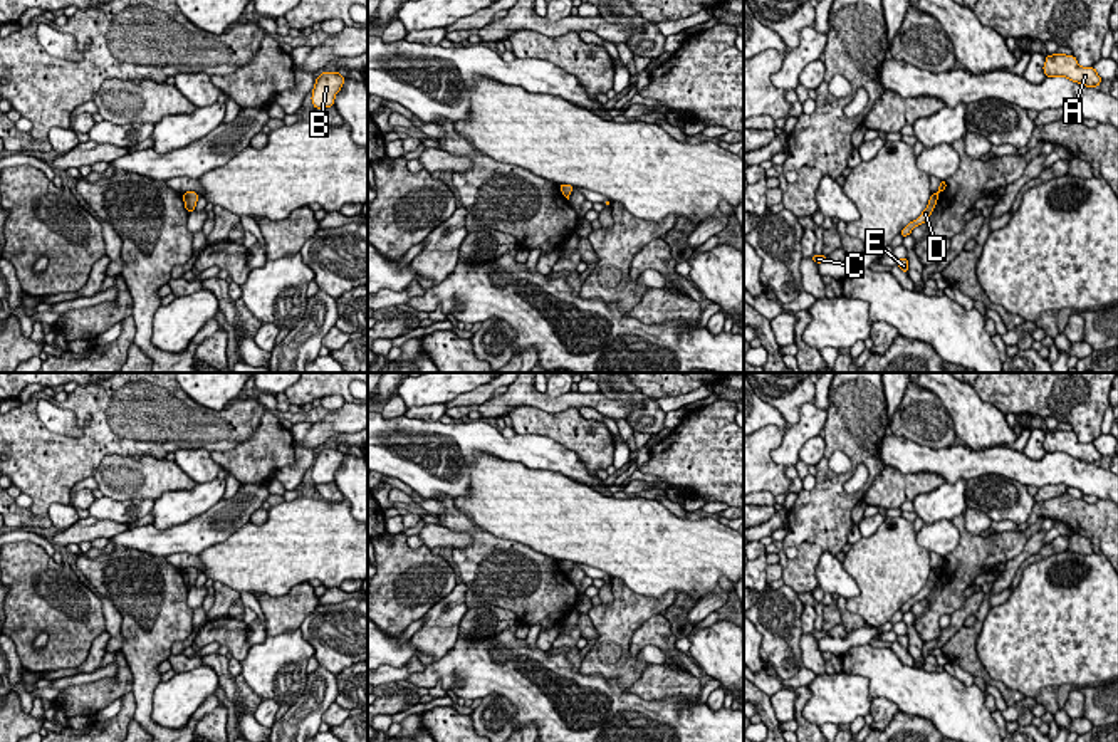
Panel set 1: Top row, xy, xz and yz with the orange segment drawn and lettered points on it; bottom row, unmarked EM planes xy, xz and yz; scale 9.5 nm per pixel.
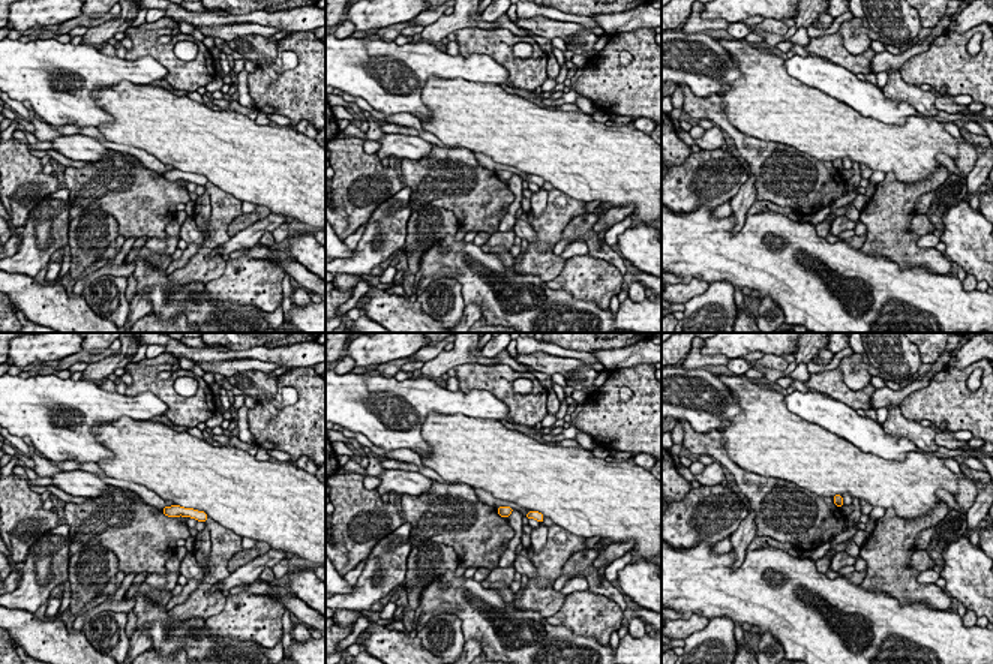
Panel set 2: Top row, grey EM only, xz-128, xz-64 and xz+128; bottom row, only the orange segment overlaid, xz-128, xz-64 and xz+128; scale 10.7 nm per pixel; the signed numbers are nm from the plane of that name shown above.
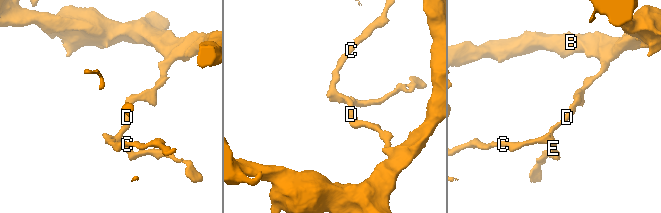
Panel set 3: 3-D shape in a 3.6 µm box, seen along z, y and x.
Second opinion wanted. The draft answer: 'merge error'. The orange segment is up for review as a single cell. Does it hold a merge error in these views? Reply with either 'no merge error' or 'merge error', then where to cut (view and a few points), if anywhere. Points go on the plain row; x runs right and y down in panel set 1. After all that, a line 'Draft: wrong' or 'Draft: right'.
no merge error; no cut
Draft: wrong

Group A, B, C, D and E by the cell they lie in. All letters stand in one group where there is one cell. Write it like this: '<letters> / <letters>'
A B C D E

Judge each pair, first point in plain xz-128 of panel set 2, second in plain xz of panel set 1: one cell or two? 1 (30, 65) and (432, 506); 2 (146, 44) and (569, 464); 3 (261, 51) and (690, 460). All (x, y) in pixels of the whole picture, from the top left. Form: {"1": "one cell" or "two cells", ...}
{"1": "two cells", "2": "two cells", "3": "two cells"}

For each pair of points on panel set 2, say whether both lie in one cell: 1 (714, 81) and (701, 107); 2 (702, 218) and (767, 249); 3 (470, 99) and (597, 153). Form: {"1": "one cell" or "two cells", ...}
{"1": "two cells", "2": "one cell", "3": "one cell"}

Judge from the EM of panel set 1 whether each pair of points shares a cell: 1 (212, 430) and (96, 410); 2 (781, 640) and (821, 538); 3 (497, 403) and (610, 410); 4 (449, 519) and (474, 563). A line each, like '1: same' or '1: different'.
1: same
2: different
3: same
4: same

